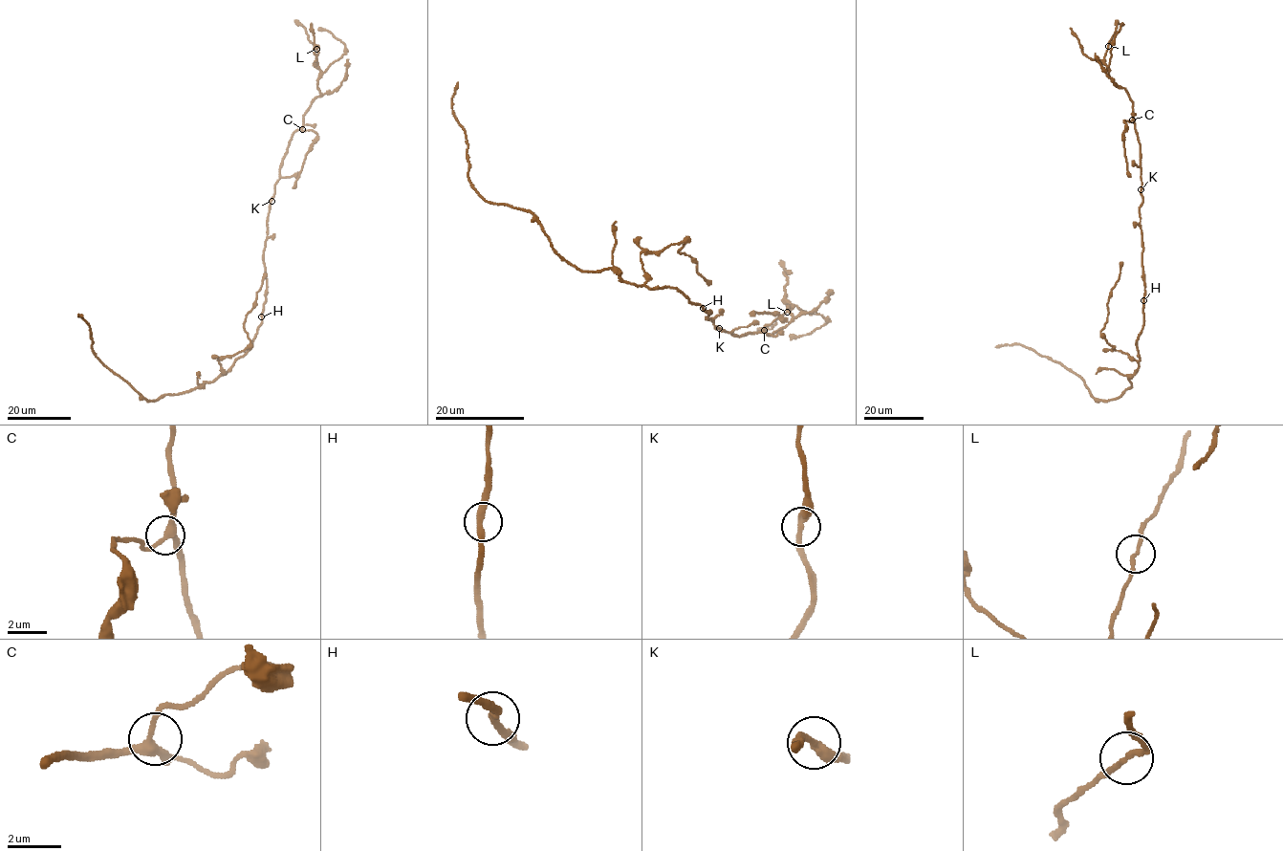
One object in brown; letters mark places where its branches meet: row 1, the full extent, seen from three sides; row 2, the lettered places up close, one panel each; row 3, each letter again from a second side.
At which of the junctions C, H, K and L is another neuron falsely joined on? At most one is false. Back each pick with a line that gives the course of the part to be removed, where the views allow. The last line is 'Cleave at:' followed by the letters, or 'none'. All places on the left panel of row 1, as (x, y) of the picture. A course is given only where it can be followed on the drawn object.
Cleave at: none

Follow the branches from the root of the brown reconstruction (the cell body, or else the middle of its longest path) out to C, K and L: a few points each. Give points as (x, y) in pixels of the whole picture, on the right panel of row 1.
C: (1143, 300), (1140, 142), (1132, 120)
K: (1143, 300), (1141, 189)
L: (1143, 300), (1140, 142), (1134, 121), (1133, 101), (1124, 88), (1114, 82), (1104, 63), (1108, 46)

